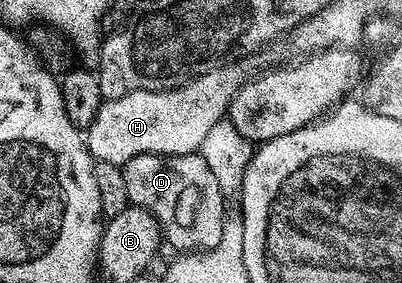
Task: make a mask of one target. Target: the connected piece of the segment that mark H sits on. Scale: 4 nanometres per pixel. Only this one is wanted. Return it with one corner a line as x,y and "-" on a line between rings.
230,65
227,69
214,67
203,77
190,81
187,85
164,89
136,90
126,93
120,98
107,100
101,107
93,124
85,134
86,147
90,150
95,162
110,161
113,165
125,165
128,159
145,153
173,155
176,153
193,153
201,150
204,135
212,131
212,127
227,116
230,101
237,96
248,75
238,65

